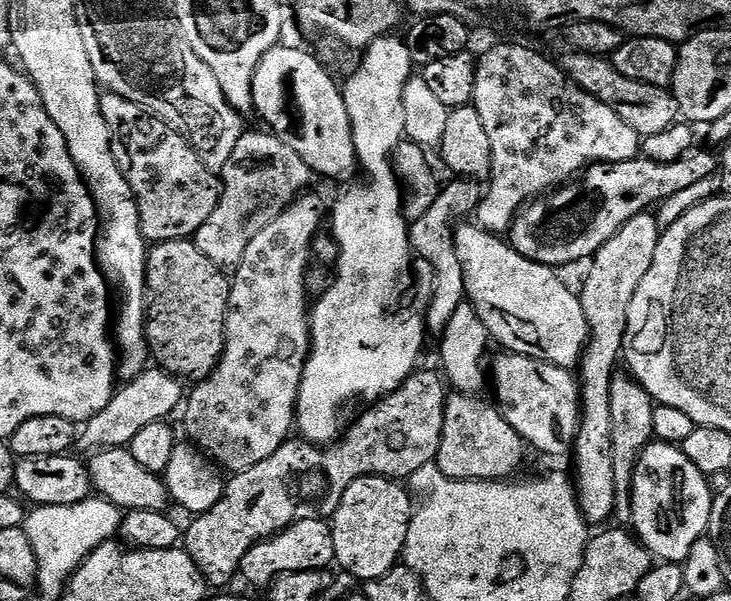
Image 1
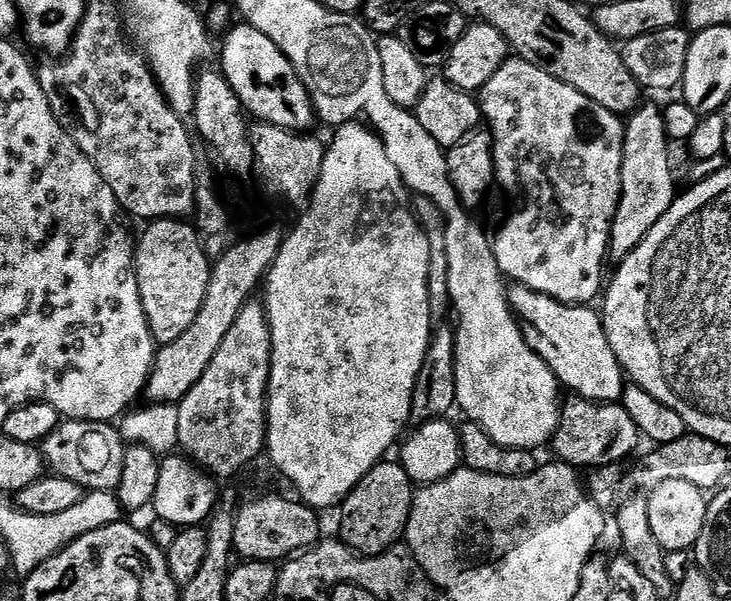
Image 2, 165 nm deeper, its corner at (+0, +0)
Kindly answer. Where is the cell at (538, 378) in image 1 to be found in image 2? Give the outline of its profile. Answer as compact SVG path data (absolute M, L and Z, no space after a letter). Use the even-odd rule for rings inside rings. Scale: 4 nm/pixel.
M572 394L563 401L560 427L550 441L550 448L556 451L557 461L571 464L577 470L591 470L624 462L639 444L642 444L640 431L634 418L626 414L623 403L597 404L595 400Z

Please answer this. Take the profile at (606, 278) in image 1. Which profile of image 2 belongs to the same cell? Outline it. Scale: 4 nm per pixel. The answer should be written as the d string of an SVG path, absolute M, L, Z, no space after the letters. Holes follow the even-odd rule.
M648 102L641 103L635 112L627 117L624 125L624 162L622 164L622 190L616 217L612 223L612 243L610 252L613 257L623 258L640 243L646 234L670 210L676 201L678 187L672 177L672 160L668 157L670 137L664 125L664 112Z

